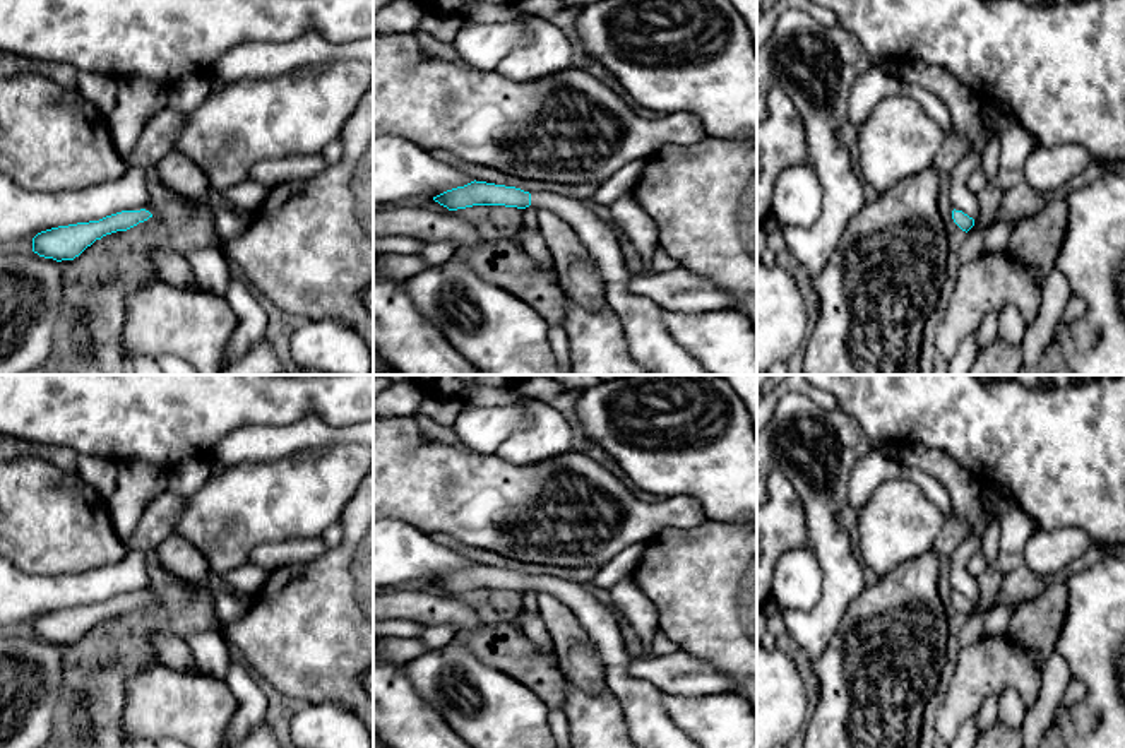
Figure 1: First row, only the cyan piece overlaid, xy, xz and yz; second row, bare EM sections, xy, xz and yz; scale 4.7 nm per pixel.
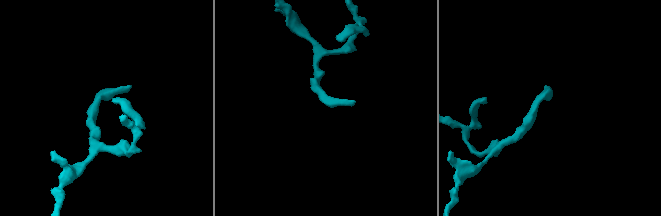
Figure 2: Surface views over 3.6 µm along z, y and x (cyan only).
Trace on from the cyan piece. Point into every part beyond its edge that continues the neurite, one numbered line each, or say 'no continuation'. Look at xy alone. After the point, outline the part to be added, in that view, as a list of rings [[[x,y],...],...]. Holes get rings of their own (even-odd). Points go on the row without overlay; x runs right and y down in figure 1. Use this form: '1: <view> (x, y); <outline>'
no continuation

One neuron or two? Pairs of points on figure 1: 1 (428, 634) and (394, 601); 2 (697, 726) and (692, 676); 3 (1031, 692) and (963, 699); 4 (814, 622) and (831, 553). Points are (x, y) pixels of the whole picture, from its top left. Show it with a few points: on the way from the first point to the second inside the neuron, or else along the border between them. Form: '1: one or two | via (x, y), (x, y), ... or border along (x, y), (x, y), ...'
1: two | border along (428, 623), (451, 623), (459, 630)
2: two | border along (663, 690), (672, 694), (732, 692)
3: one | via (1014, 680), (980, 682)
4: one | via (831, 605), (834, 601), (834, 570)

